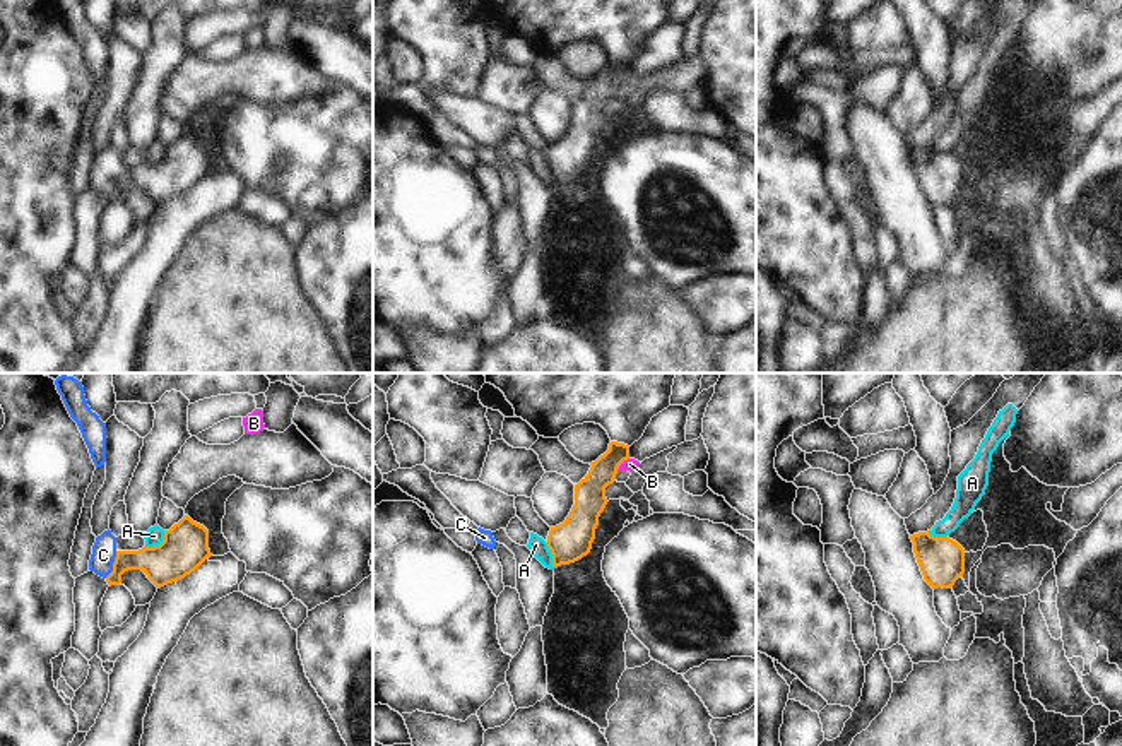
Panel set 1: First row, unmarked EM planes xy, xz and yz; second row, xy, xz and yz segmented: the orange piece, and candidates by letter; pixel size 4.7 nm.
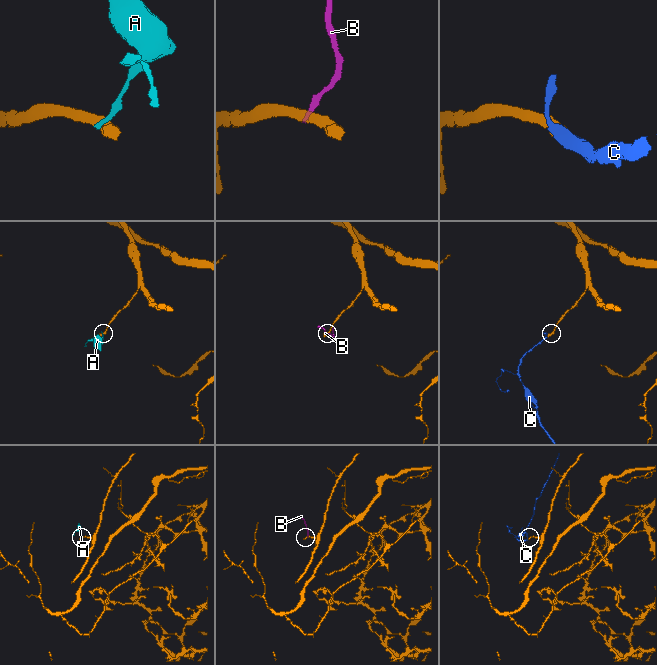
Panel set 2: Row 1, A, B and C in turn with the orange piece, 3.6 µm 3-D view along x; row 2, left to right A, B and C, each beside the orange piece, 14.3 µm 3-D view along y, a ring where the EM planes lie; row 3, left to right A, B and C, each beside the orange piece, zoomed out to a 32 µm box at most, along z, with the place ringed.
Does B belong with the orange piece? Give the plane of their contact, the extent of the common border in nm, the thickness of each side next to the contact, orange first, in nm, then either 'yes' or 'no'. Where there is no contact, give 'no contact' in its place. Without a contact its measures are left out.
xz | 100 nm | 150/60 nm | no

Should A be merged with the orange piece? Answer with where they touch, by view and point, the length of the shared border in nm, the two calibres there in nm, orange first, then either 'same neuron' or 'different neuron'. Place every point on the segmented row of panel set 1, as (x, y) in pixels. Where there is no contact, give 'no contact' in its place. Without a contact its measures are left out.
meets orange in xy at (159, 544); contact 130 nm long; 220 nm thick on the orange side, 90 nm on the other; different neuron

